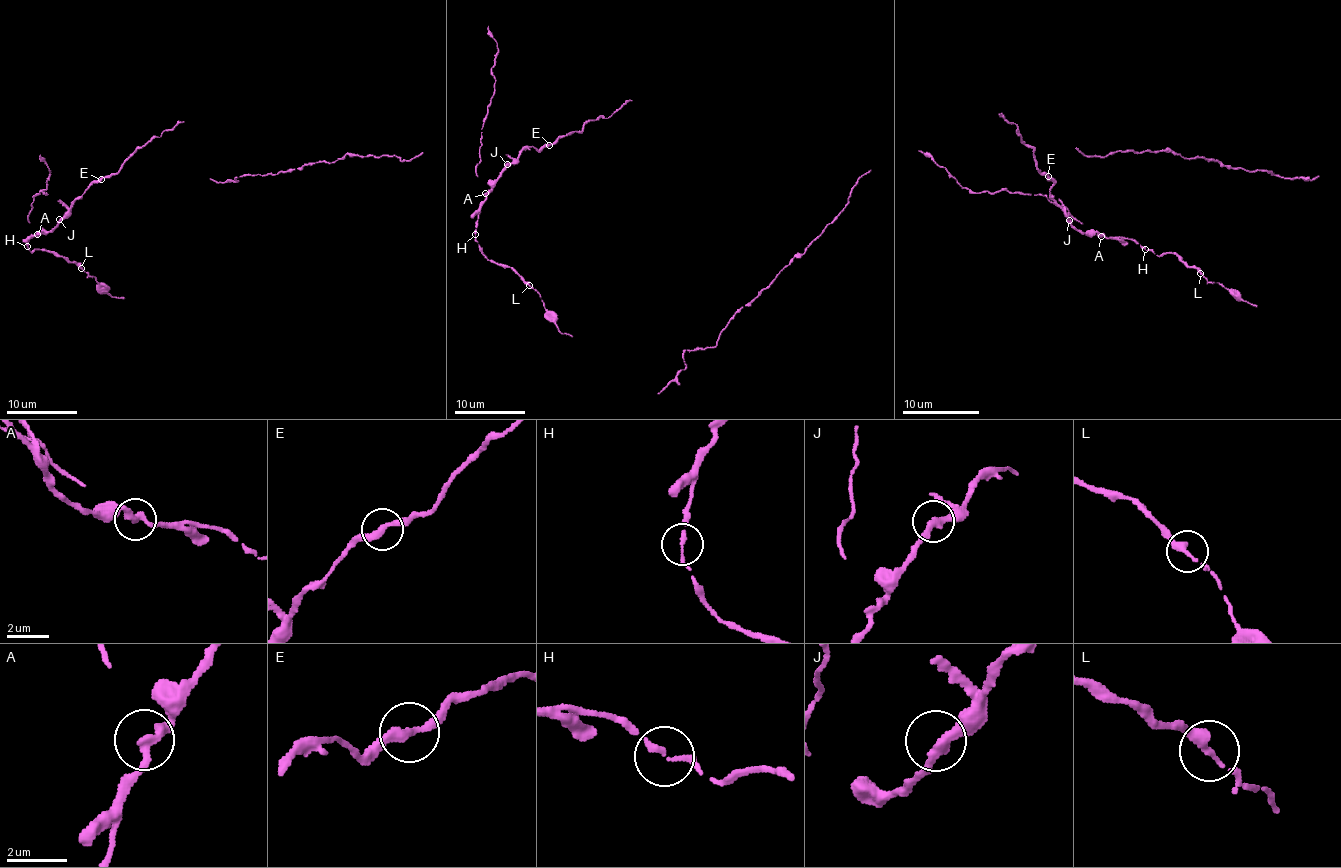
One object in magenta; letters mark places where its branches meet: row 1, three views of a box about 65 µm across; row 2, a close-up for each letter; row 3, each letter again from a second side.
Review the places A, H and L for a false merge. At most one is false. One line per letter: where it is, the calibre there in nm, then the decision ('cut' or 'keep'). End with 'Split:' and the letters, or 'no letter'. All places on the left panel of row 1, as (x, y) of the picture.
A: at (37, 234); 300 nm thick; cut
H: at (27, 246); 170 nm thick; keep
L: at (81, 268); 280 nm thick; keep
Split: A

